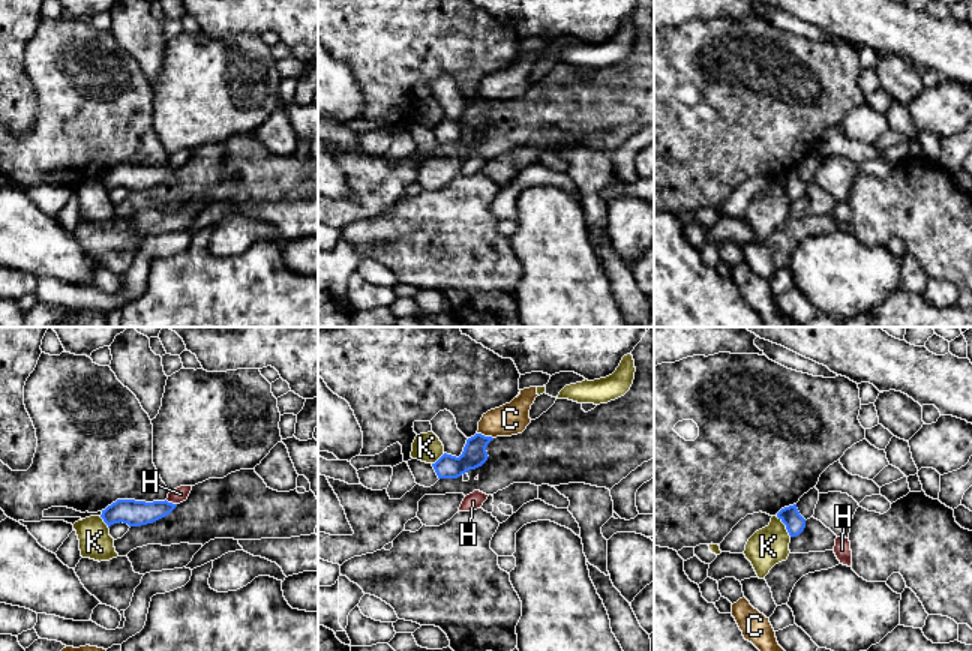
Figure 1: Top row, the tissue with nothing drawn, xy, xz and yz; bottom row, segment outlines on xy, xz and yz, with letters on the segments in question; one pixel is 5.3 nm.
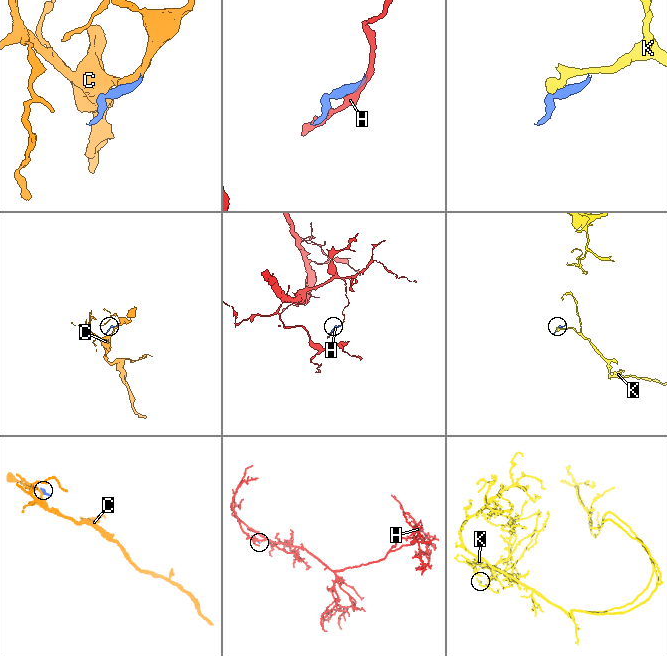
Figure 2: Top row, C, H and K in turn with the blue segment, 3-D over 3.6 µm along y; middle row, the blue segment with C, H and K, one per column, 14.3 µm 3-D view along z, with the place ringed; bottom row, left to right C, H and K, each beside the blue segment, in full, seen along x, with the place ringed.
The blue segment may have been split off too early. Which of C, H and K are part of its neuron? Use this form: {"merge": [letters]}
{"merge": []}

